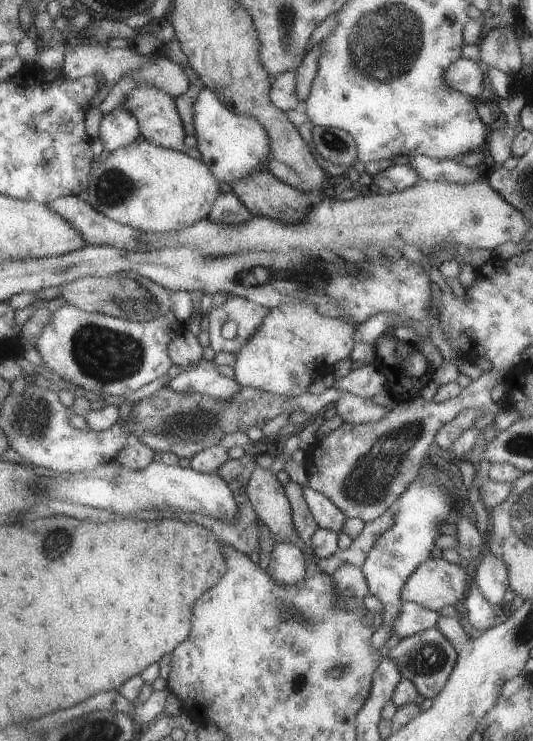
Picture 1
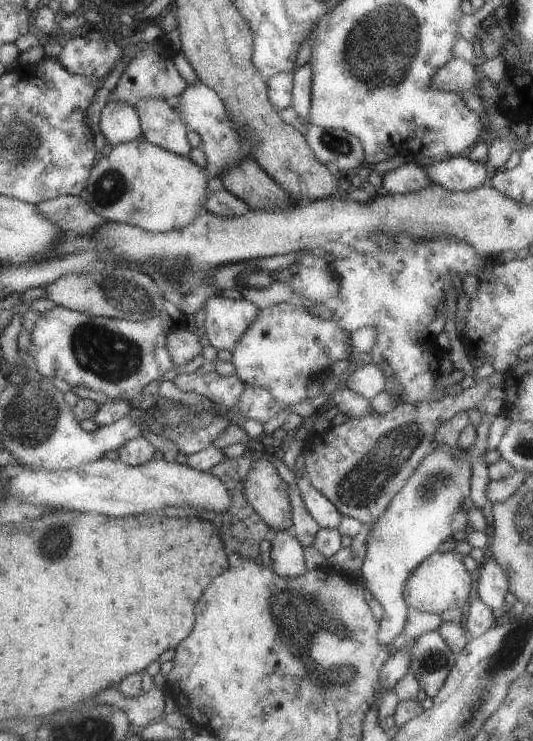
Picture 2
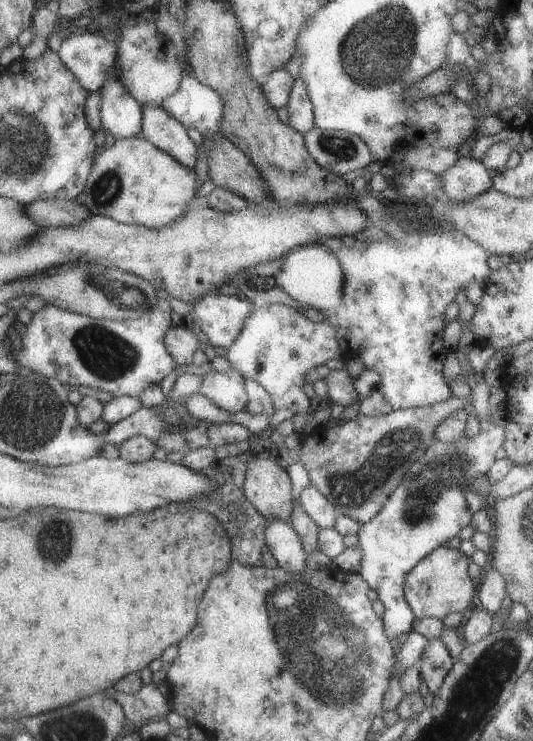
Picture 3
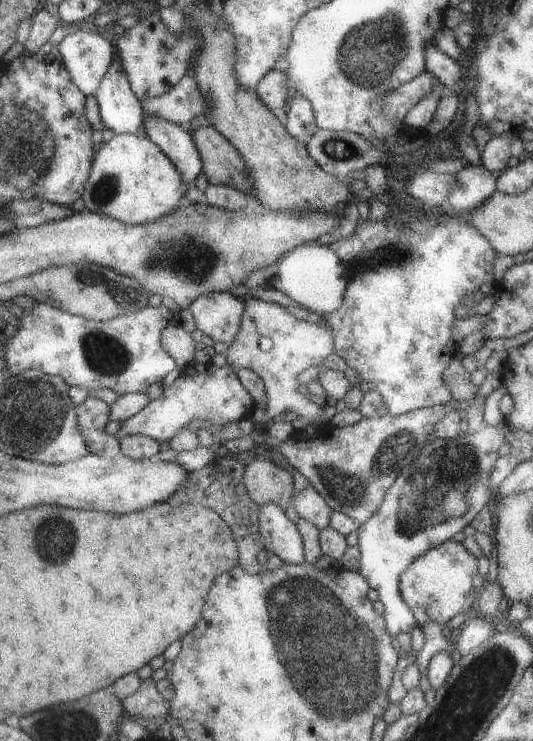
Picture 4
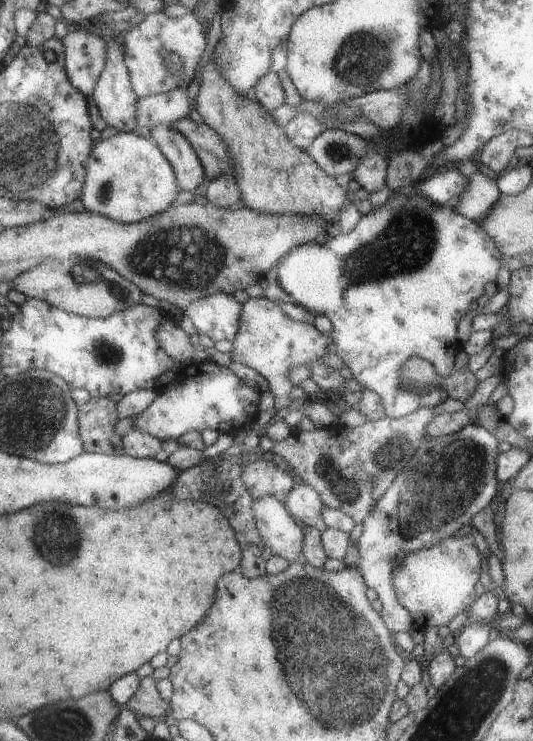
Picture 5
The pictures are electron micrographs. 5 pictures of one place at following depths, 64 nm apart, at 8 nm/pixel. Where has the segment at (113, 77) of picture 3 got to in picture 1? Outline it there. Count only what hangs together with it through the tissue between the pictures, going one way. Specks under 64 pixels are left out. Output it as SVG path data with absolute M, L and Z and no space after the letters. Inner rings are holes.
M121 104L103 116L101 140L105 142L105 148L109 152L121 150L121 146L137 142L139 136L143 136L141 124L137 122L137 116L127 104Z

